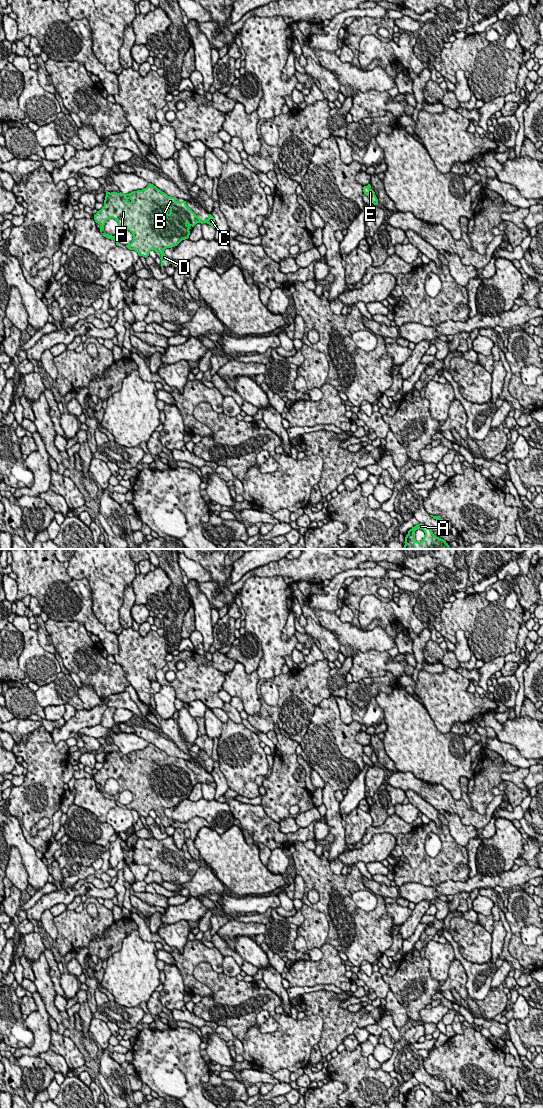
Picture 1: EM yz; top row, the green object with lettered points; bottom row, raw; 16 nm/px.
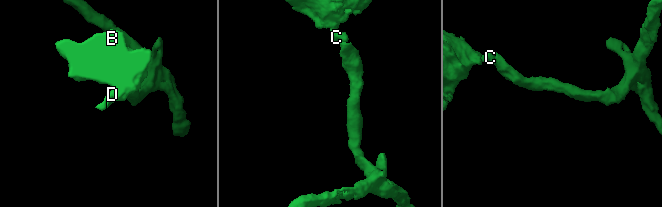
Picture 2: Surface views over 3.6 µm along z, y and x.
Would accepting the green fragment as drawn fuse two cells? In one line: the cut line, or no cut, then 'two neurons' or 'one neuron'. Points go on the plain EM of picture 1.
no cut | one neuron

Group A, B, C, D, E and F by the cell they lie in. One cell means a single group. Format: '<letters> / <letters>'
A B C D E F

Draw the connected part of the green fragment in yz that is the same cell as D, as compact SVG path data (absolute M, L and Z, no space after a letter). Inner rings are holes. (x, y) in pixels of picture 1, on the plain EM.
M151 743L146 748L129 754L106 751L104 766L94 775L94 780L100 785L100 792L103 796L114 800L117 806L119 805L119 795L123 791L129 790L133 794L133 800L126 807L135 810L139 816L145 818L149 816L151 810L154 810L156 814L159 812L161 814L161 826L164 826L165 821L173 823L165 815L164 810L175 807L182 800L188 799L191 786L194 787L197 783L207 783L214 788L217 787L215 778L211 774L208 775L206 780L200 779L187 766L186 761L178 762L176 757L168 756ZM110 778L115 779L120 787L116 797L102 792L106 781Z

